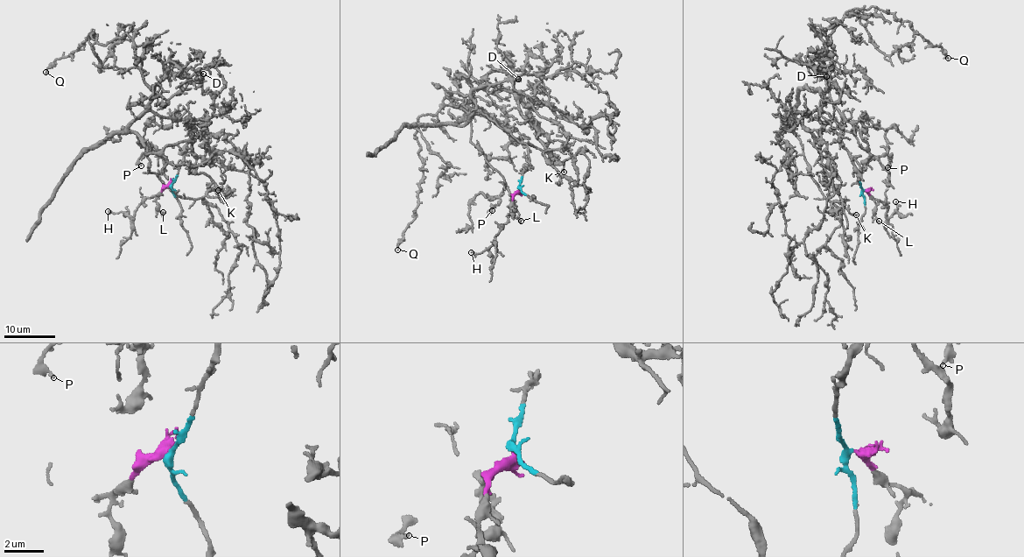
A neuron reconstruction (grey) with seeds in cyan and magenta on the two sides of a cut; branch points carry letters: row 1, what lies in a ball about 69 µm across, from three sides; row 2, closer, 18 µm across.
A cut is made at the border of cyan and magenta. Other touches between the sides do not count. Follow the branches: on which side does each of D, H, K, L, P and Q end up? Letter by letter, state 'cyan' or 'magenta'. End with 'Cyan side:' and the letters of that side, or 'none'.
D: cyan
H: magenta
K: cyan
L: magenta
P: cyan
Q: cyan
Cyan side: D, K, P, Q

